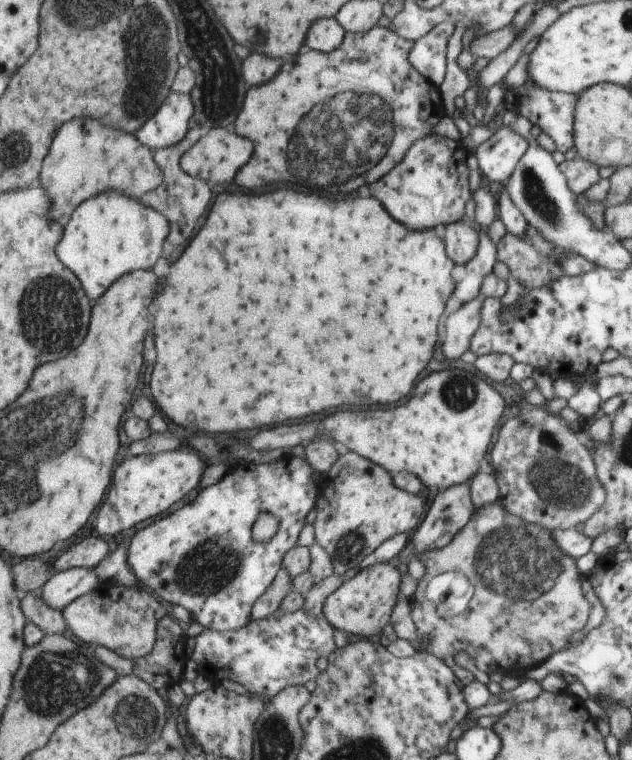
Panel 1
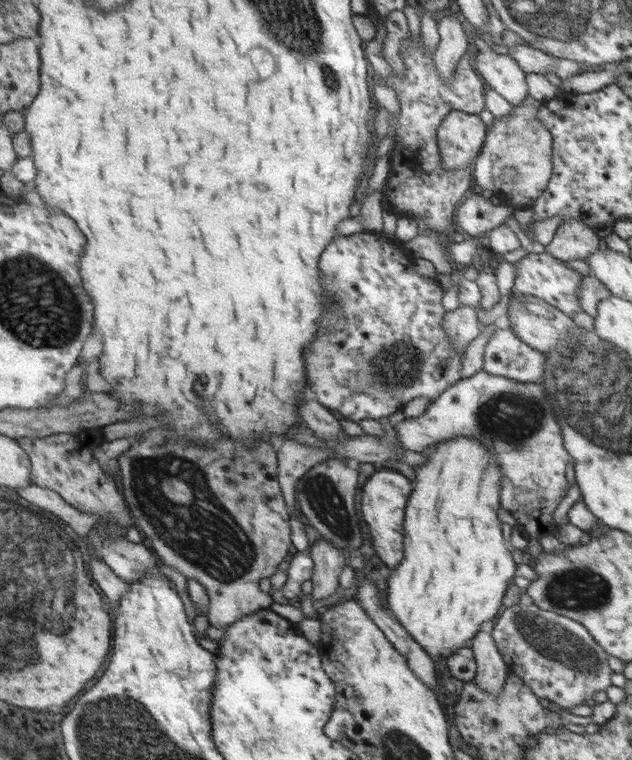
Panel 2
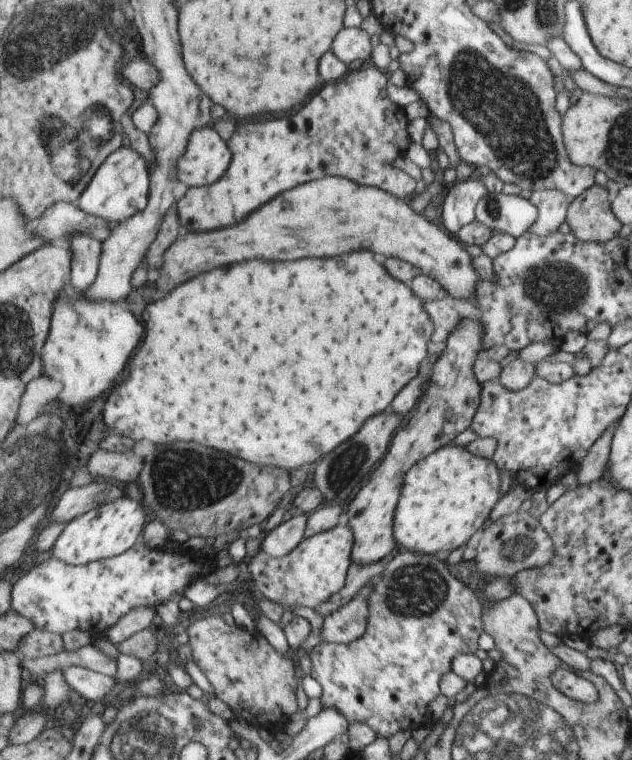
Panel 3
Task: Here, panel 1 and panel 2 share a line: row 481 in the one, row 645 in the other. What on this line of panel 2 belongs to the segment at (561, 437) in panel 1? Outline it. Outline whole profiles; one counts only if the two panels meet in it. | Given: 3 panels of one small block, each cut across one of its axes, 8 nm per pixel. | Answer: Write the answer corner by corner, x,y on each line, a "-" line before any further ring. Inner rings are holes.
522,598
520,604
506,608
496,624
491,626
491,635
497,648
505,660
510,673
523,679
540,698
548,698
556,708
572,708
592,699
592,694
598,690
606,690
610,686
610,654
598,644
581,623
570,618
559,616
554,612
539,608
530,598

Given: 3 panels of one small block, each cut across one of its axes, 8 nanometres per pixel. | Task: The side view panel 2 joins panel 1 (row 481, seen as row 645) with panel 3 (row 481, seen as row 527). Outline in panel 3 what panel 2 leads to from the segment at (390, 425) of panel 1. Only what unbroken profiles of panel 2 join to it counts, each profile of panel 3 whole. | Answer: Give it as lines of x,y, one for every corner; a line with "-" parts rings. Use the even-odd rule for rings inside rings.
446,445
426,456
405,476
396,509
394,537
403,550
421,554
452,553
482,528
500,498
500,476
491,459
475,456
467,446

